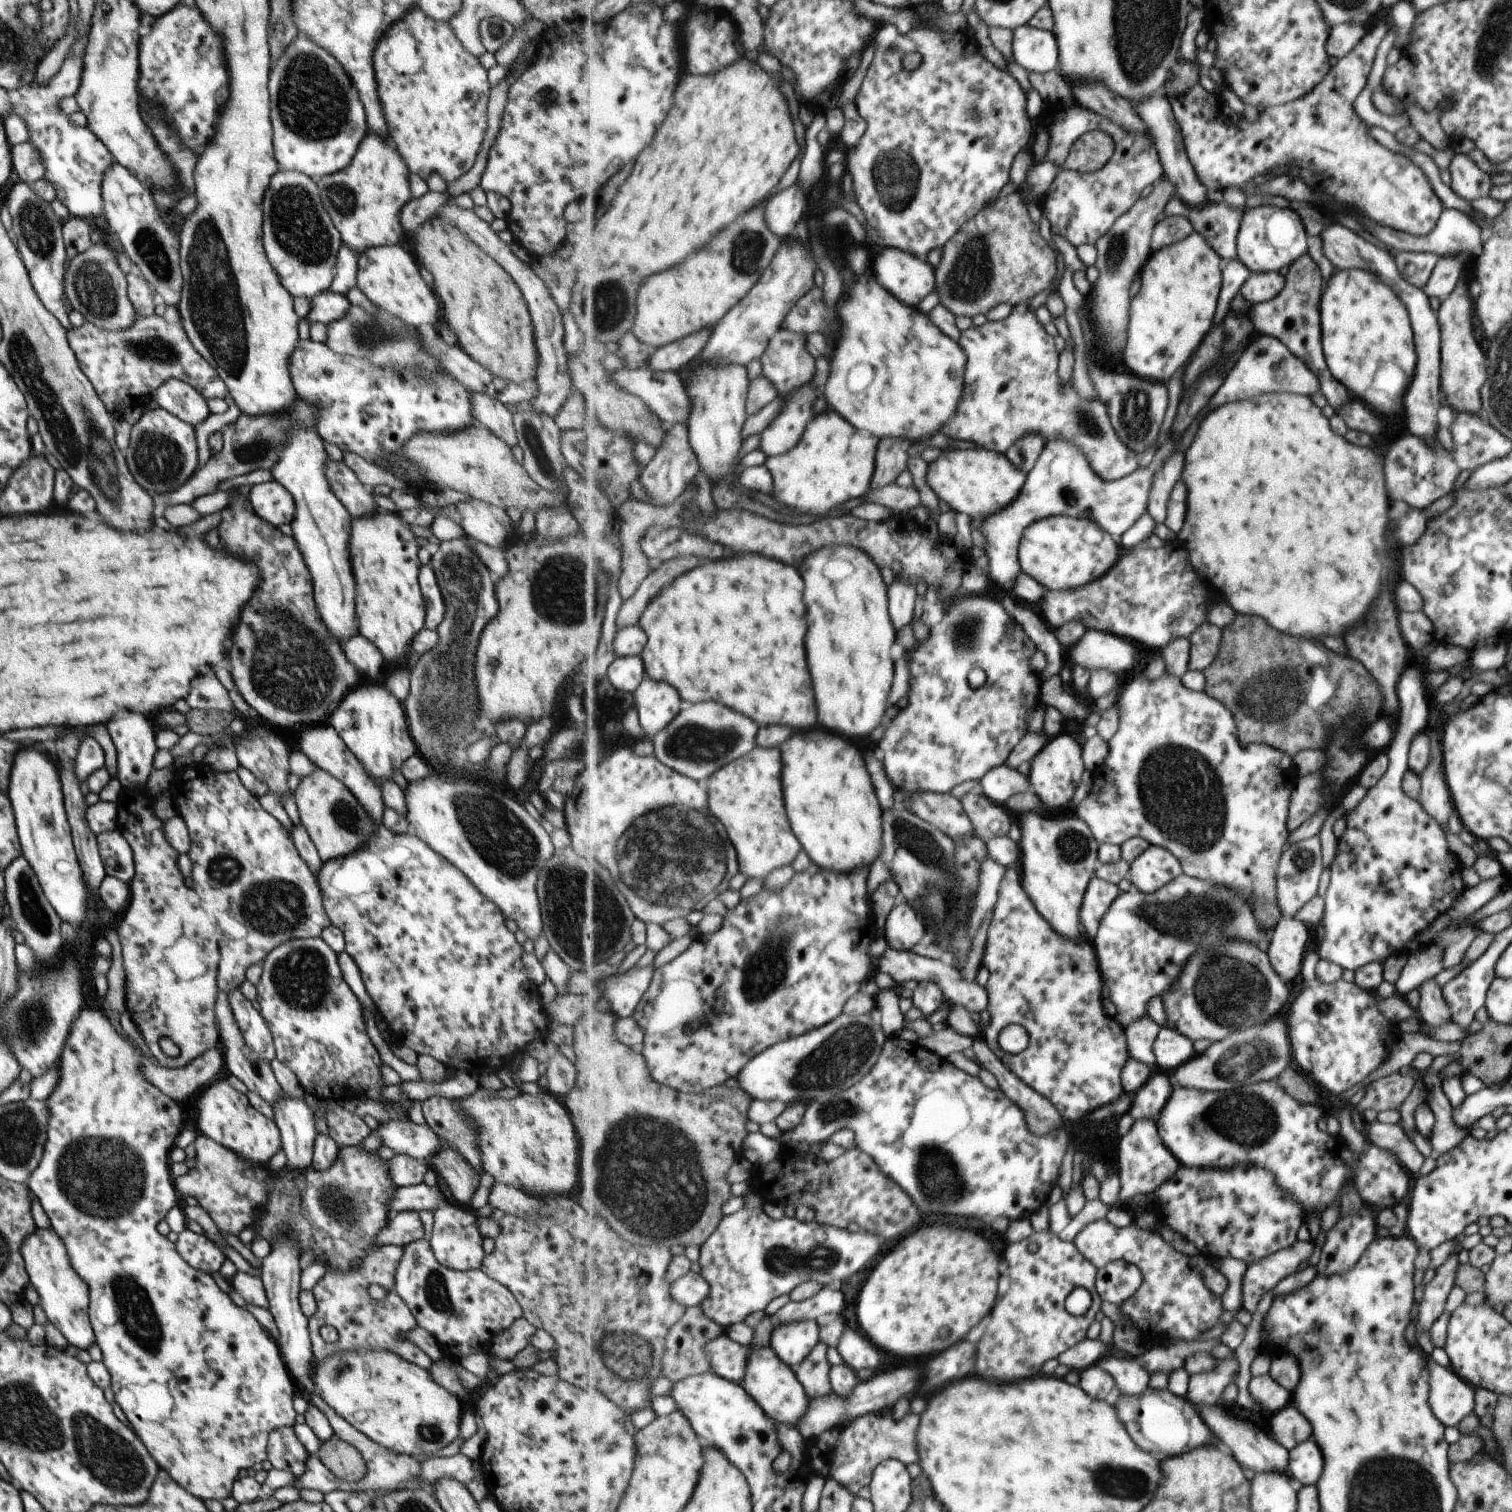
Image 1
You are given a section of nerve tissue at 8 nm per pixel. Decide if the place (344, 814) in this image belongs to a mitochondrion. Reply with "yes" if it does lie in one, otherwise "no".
yes

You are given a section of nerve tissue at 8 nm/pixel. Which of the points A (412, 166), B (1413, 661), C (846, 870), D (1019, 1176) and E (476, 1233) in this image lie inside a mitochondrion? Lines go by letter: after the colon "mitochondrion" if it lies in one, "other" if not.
A: other
B: other
C: other
D: other
E: other

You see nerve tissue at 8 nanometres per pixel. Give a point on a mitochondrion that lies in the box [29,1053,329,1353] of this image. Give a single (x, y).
(90, 1170)

